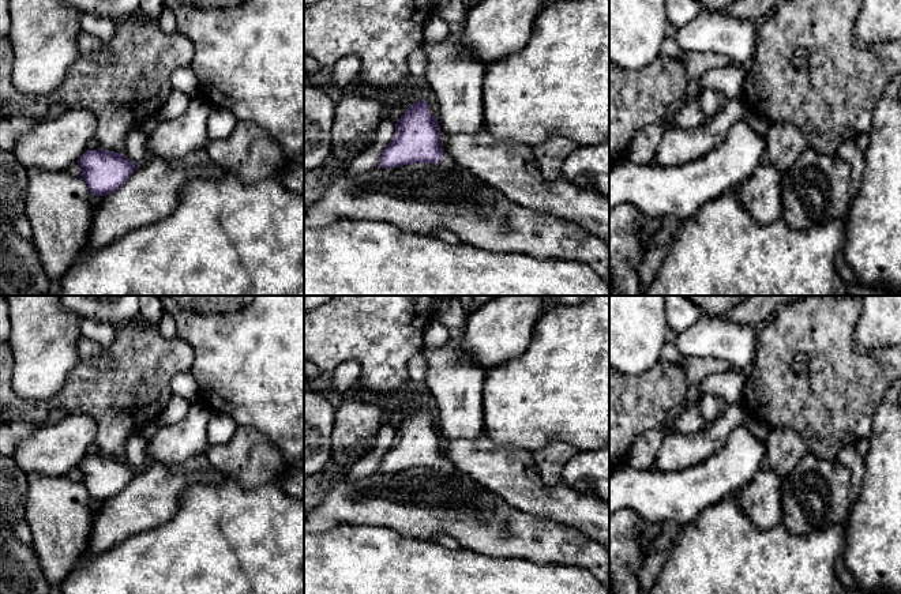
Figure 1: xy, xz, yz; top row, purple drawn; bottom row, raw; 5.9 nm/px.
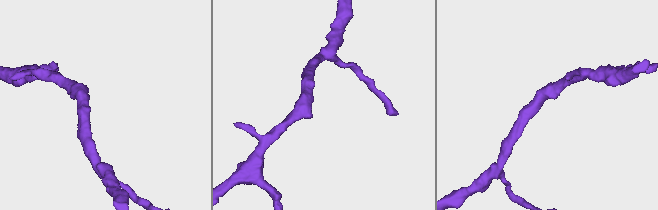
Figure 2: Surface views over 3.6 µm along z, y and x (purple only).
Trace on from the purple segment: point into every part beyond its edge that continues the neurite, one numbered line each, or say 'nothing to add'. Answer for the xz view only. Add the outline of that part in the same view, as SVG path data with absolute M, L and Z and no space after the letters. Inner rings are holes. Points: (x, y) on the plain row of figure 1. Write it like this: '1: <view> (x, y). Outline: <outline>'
1: xz (447, 466). Outline: M444 459L440 471L448 473L448 474L458 474L463 475L450 460Z

